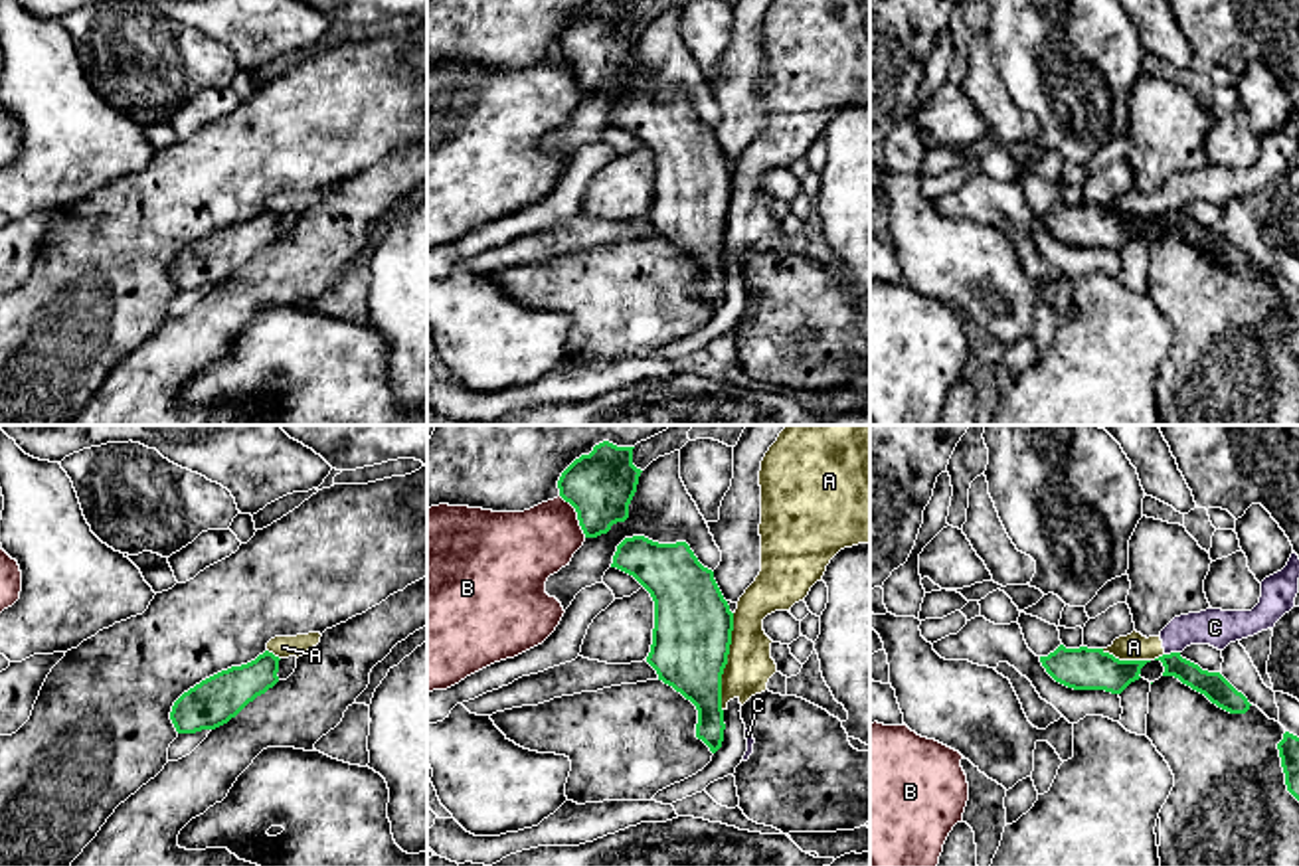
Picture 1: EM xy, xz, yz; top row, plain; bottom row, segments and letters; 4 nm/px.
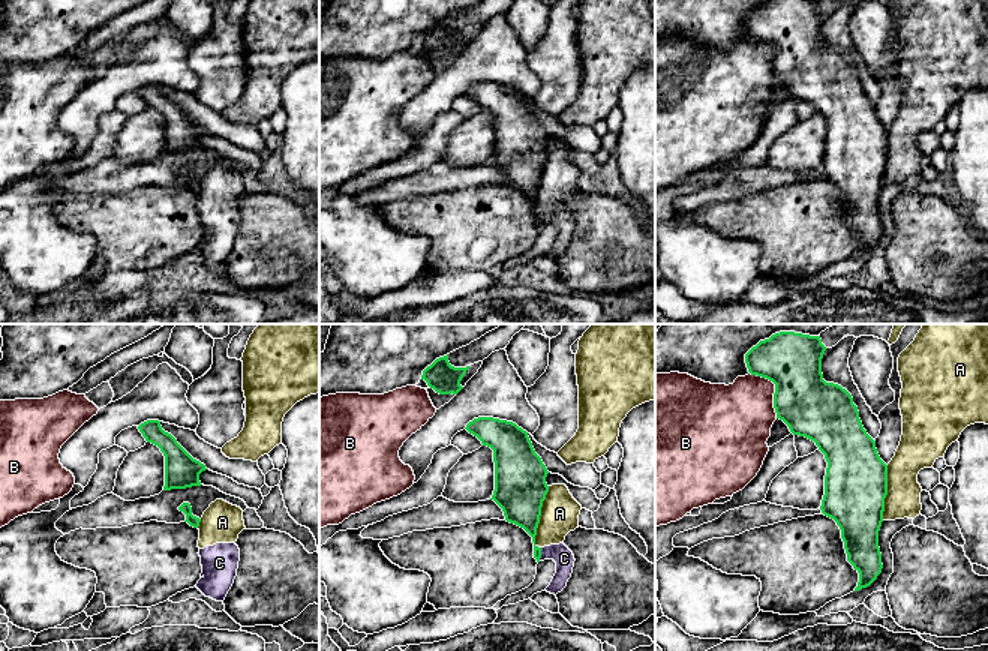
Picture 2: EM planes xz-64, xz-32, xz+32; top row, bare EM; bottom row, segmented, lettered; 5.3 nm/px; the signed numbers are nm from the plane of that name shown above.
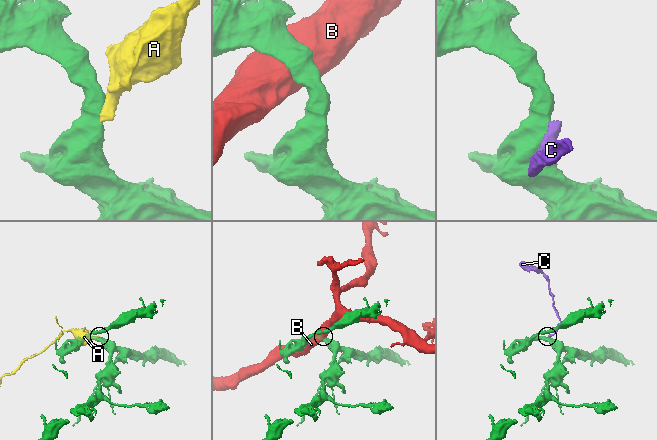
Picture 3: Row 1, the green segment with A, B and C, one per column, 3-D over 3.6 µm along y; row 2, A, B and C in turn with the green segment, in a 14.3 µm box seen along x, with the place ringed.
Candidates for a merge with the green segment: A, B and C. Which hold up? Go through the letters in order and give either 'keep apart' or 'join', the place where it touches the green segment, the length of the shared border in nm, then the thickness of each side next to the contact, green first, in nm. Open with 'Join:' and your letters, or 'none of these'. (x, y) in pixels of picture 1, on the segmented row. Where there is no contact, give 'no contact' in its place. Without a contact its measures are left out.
Join: none of these
A: keep apart | xz (726, 663) | 400 nm | 320/190 nm
B: keep apart | xz (578, 517) | 200 nm | 280/300 nm
C: keep apart | yz (1171, 653) | 70 nm | 110/150 nm

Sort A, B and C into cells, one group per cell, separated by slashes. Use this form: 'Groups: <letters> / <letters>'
Groups: A C / B

